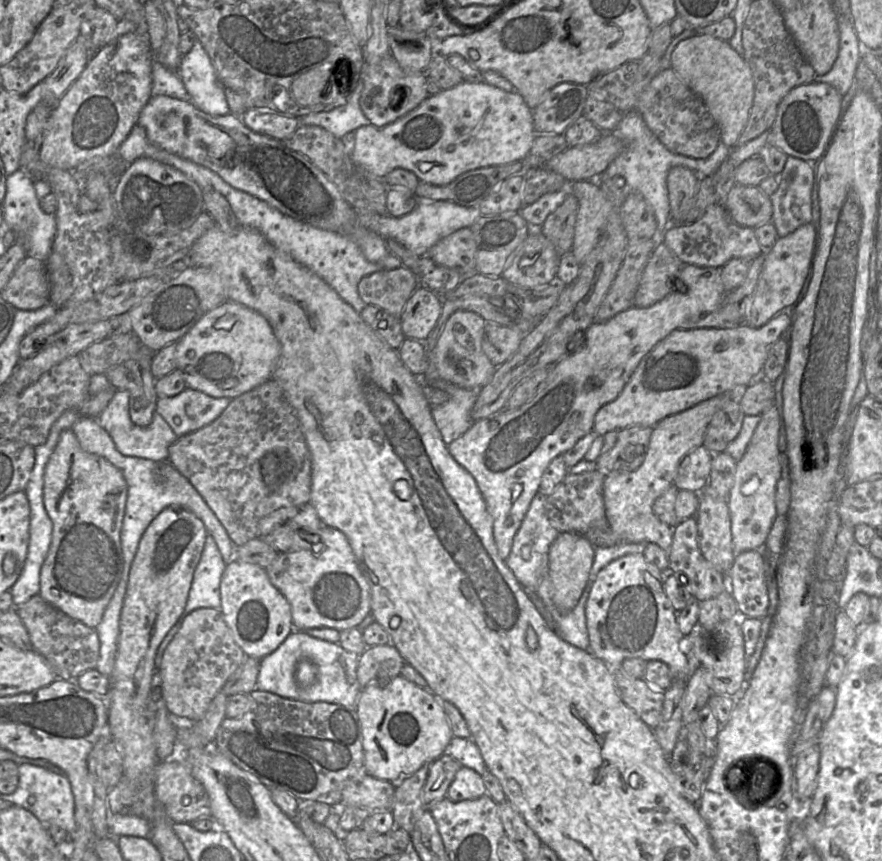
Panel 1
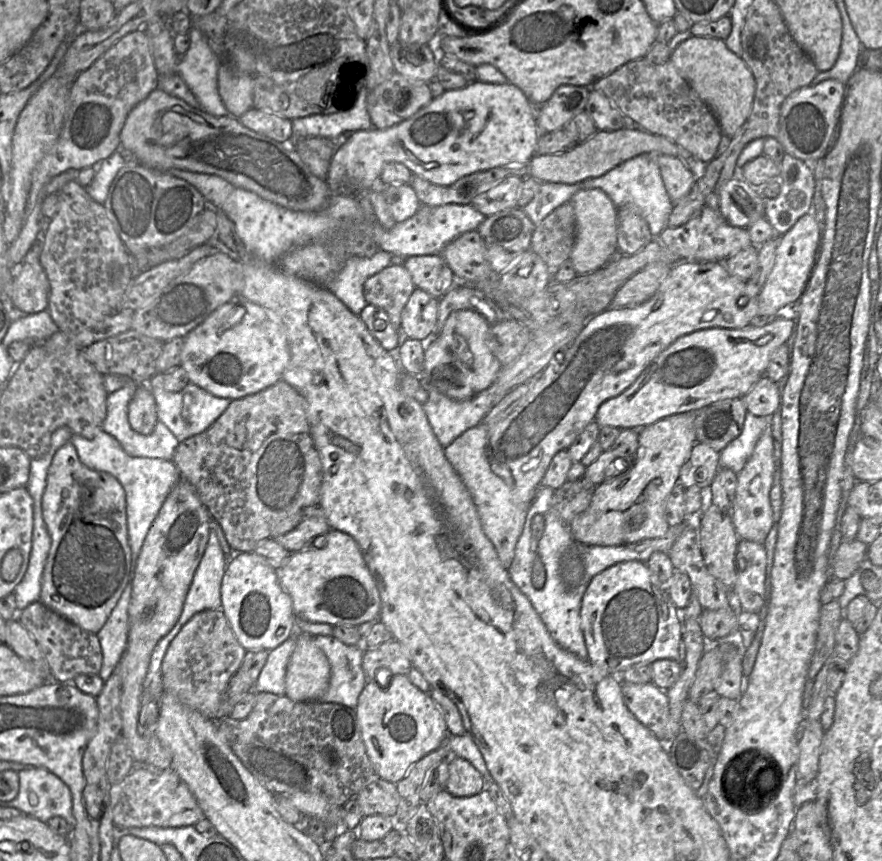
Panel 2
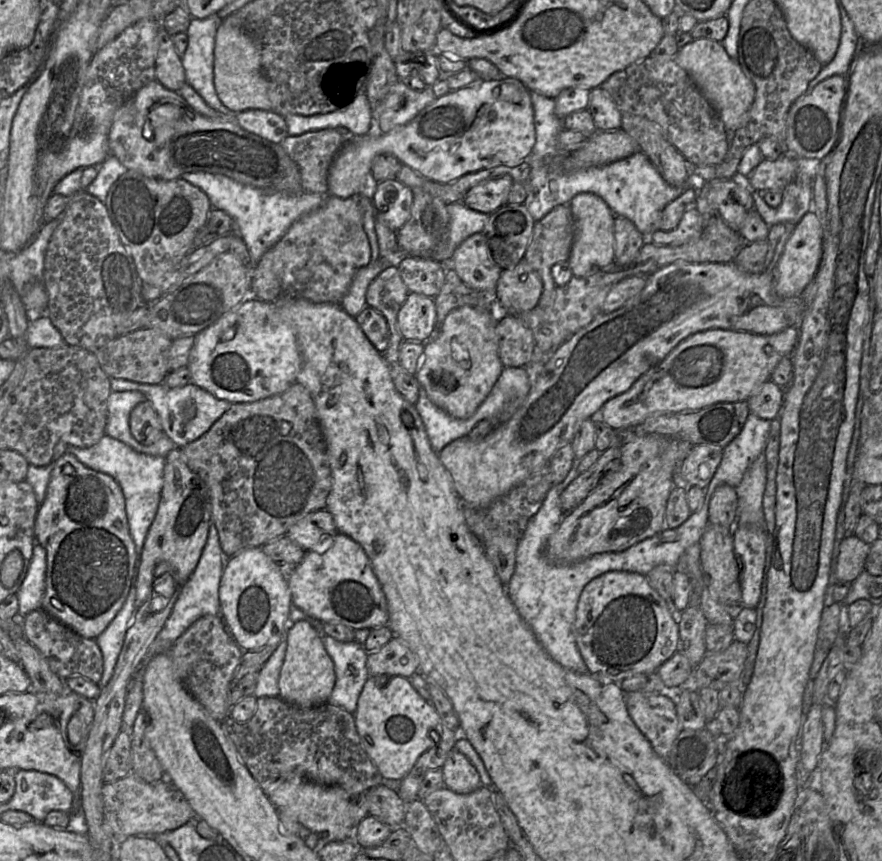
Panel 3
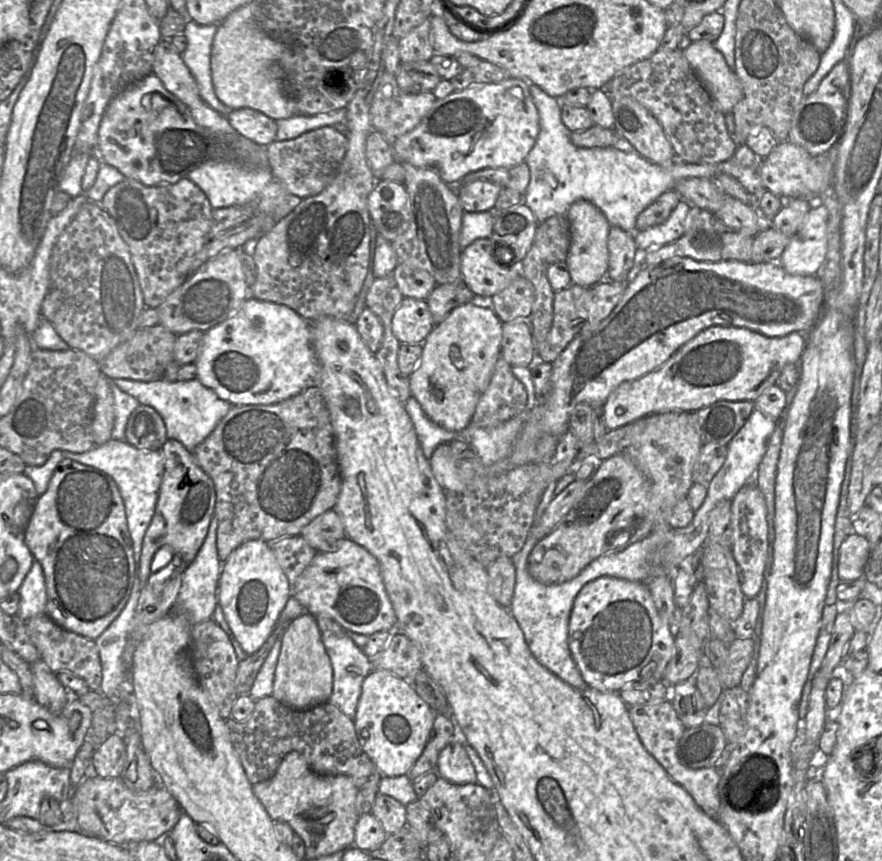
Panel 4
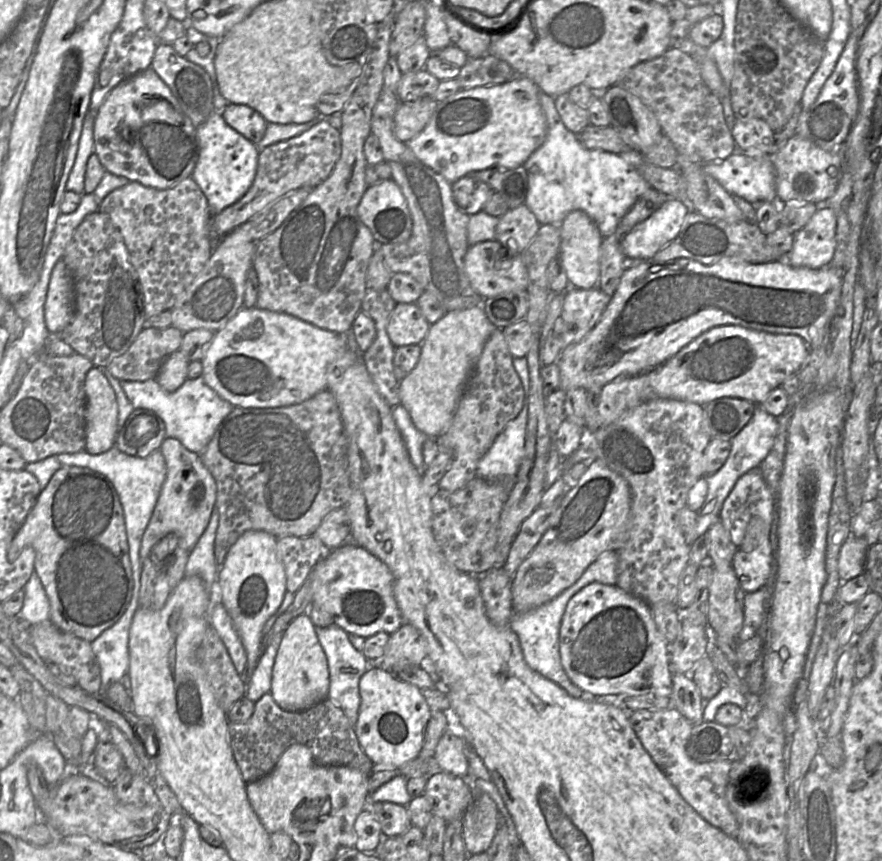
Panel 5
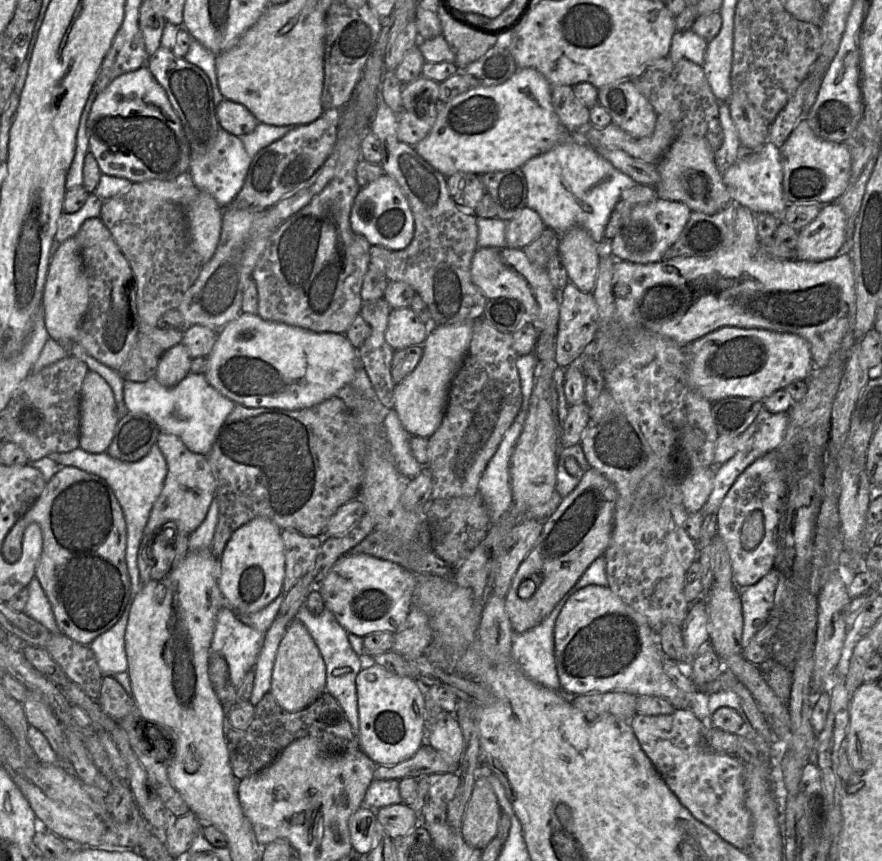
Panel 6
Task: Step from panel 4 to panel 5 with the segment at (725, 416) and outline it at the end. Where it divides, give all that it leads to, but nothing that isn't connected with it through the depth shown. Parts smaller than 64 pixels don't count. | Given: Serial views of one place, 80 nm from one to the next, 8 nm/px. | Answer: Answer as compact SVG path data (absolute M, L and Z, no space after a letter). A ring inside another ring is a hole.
M724 397L704 406L712 439L731 440L750 421L756 405L740 398Z

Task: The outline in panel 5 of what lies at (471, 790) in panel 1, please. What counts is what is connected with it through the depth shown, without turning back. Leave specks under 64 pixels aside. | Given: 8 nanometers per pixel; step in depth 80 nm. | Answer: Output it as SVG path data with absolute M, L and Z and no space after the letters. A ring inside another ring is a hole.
M449 727L436 746L434 758L441 771L458 777L469 778L466 741Z

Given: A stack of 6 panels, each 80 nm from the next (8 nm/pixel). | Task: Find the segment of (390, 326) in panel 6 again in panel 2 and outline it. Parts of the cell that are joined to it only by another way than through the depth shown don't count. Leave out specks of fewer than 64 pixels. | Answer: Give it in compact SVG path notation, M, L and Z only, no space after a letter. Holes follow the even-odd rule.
M415 288L401 312L404 339L430 340L437 329L439 299Z

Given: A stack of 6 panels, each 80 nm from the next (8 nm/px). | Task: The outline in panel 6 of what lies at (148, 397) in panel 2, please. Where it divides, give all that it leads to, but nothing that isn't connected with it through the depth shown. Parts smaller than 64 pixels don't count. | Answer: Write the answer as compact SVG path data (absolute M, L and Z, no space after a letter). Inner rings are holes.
M128 413L120 418L106 453L120 461L137 462L148 455L161 432L147 414Z

